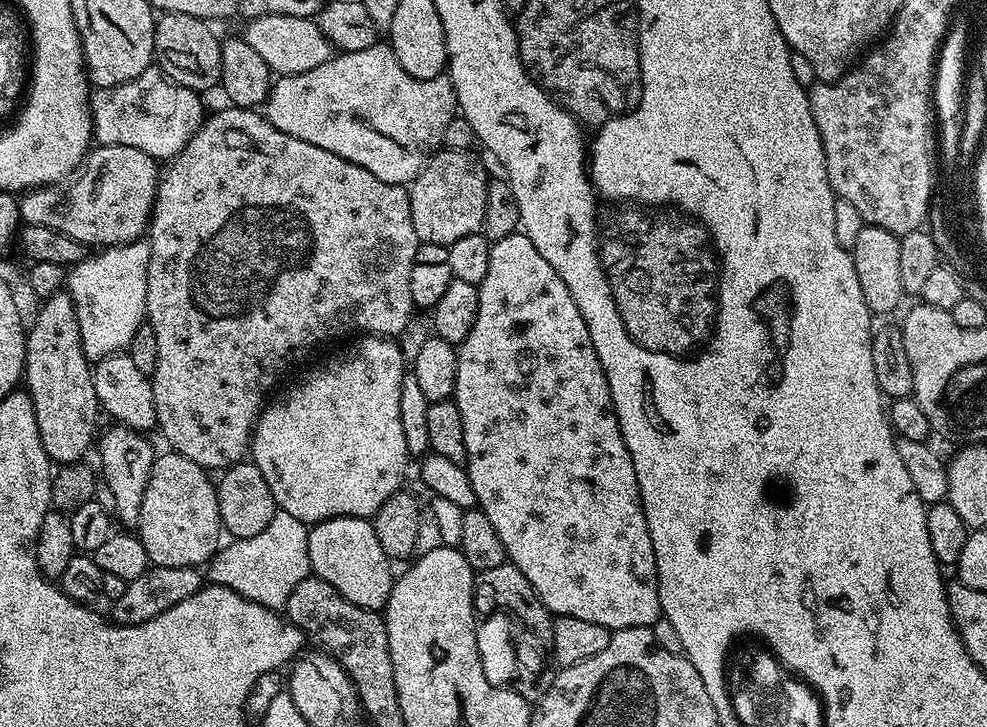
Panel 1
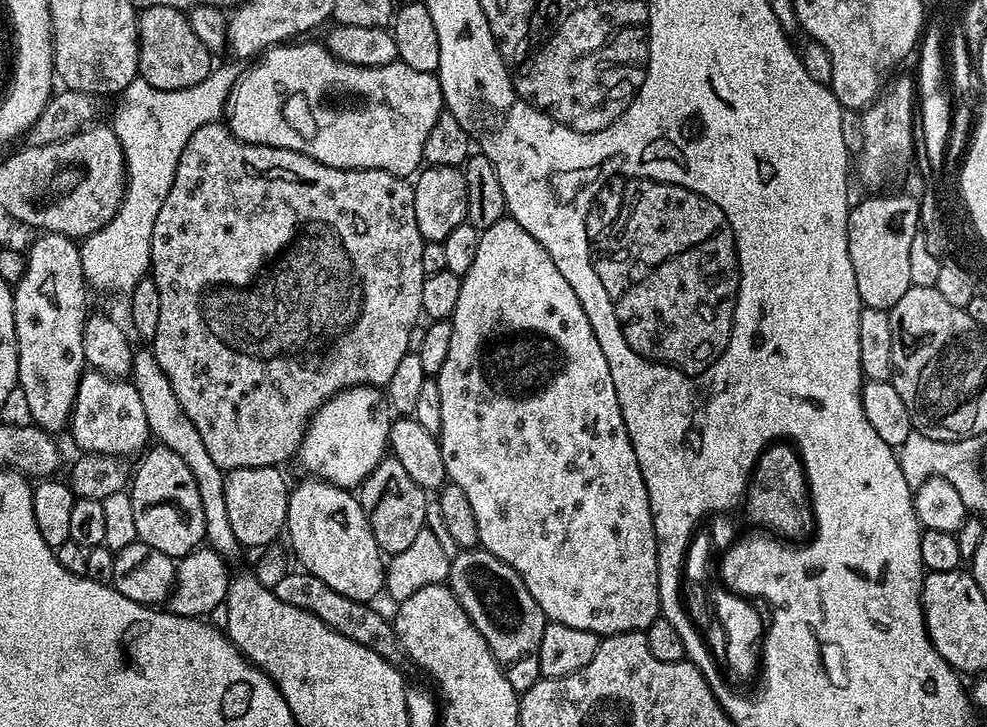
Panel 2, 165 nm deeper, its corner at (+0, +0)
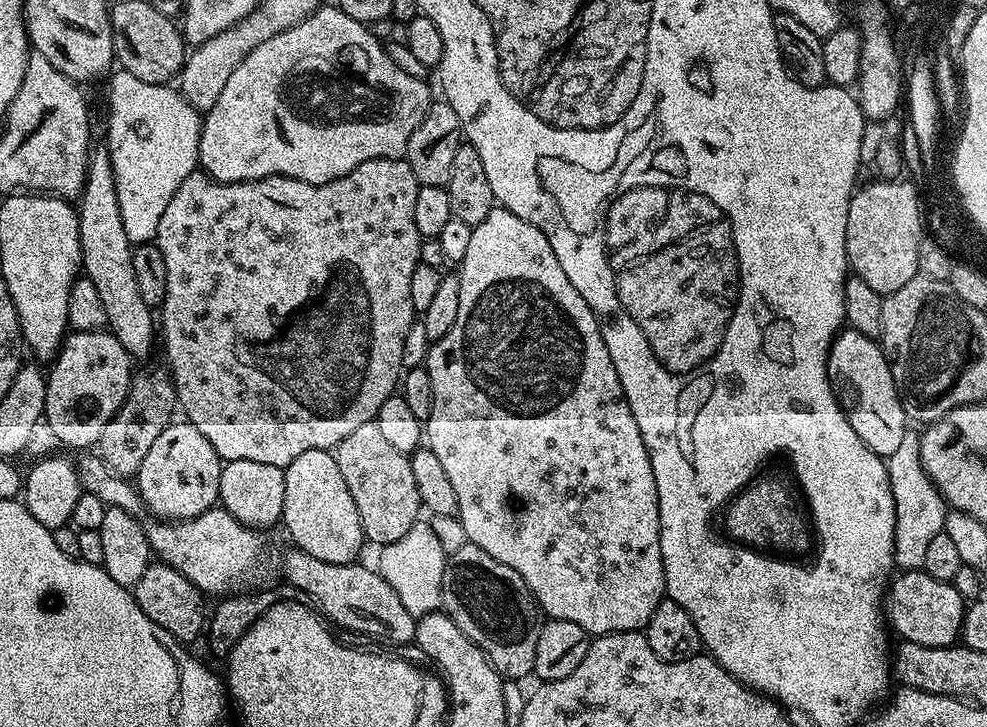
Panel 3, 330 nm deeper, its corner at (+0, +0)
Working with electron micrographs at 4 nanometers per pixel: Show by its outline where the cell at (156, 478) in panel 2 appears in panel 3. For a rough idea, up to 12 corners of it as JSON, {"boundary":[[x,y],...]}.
{"boundary":[[173,422],[134,483],[164,522],[217,507],[220,455]]}

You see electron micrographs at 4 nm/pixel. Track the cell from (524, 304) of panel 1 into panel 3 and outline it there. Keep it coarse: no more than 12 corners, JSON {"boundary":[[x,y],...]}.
{"boundary":[[493,207],[426,447],[545,617],[643,629],[658,490],[599,320]]}

